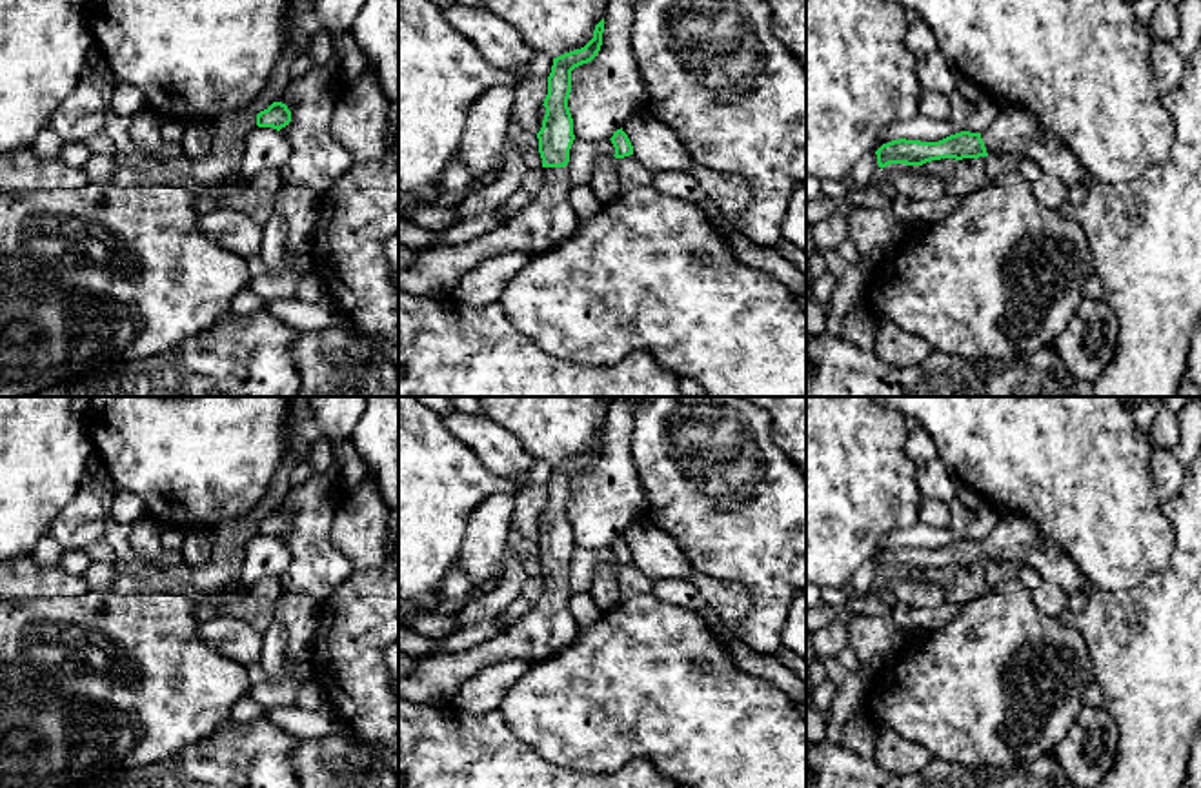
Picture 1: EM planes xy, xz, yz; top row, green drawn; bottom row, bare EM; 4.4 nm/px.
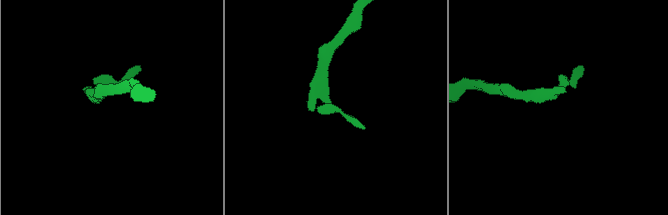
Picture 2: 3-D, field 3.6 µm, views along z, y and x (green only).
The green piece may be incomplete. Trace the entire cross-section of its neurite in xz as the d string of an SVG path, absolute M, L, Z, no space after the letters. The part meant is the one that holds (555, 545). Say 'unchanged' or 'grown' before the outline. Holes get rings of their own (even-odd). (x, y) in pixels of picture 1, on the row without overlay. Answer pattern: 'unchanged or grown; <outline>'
grown; M604 426L595 433L593 446L580 457L553 466L544 506L546 522L537 540L542 566L542 593L539 601L506 633L466 652L440 653L422 659L417 668L399 677L399 697L426 706L449 704L457 688L477 672L506 659L542 662L579 637L579 626L570 613L570 557L575 548L573 526L568 515L571 479L591 470L602 453Z

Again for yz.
grown; M1012 513L999 515L994 531L983 540L961 539L939 550L892 548L877 559L879 575L890 571L923 573L941 566L1032 566L1046 582L1057 584L1065 593L1094 591L1072 557L1039 526Z

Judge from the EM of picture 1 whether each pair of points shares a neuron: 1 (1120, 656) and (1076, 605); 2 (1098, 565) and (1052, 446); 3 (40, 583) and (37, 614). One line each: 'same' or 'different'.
1: different
2: same
3: different

